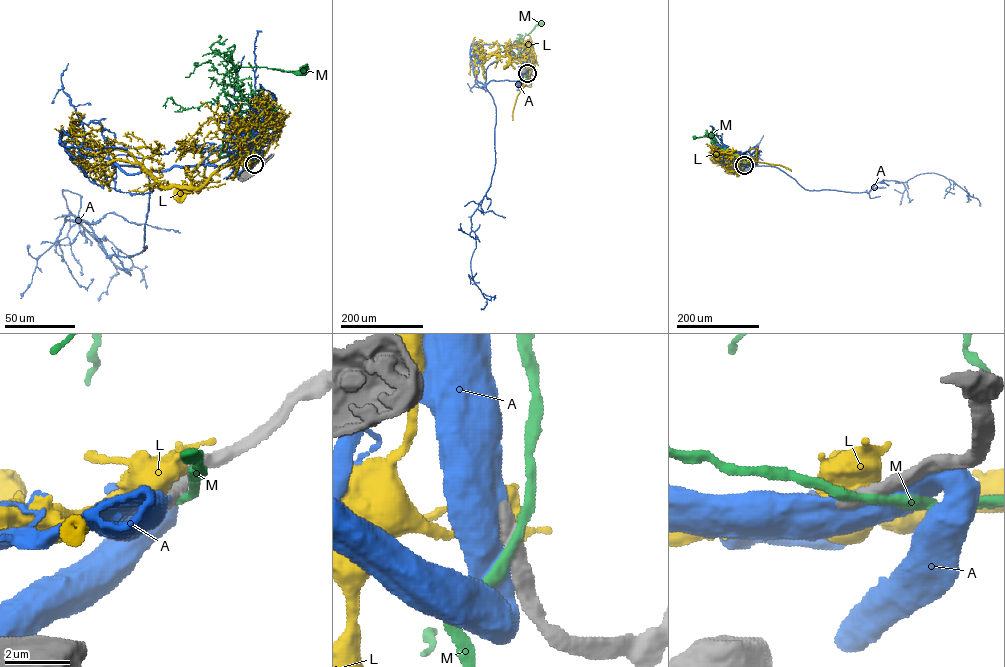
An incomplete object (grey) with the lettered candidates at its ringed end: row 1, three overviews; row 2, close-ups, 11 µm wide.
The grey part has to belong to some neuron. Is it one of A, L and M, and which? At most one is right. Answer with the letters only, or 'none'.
A

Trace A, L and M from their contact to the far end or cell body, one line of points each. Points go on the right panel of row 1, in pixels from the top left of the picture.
A: (745, 165), (775, 166), (808, 190), (868, 193), (883, 180), (905, 182), (932, 173), (970, 196), (964, 186)
L: (744, 165), (730, 166), (729, 173), (737, 174)
M: (745, 165), (733, 162), (714, 137), (694, 137)

